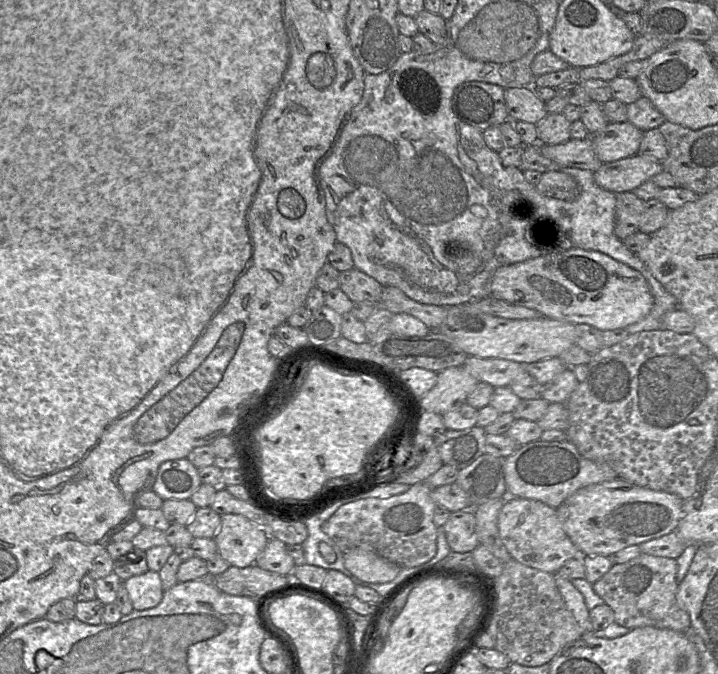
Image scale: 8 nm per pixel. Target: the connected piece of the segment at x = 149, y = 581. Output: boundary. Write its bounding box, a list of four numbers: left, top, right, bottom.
[123,570,164,611]

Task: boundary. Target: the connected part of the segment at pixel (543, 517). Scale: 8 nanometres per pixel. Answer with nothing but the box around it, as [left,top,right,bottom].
[498,496,579,574]

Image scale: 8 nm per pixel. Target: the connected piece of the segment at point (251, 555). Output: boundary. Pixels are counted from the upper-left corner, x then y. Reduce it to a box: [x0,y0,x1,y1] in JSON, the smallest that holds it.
[214,515,269,568]

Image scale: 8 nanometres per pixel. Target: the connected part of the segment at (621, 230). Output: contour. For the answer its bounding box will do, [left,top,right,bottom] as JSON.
[615,192,645,240]

